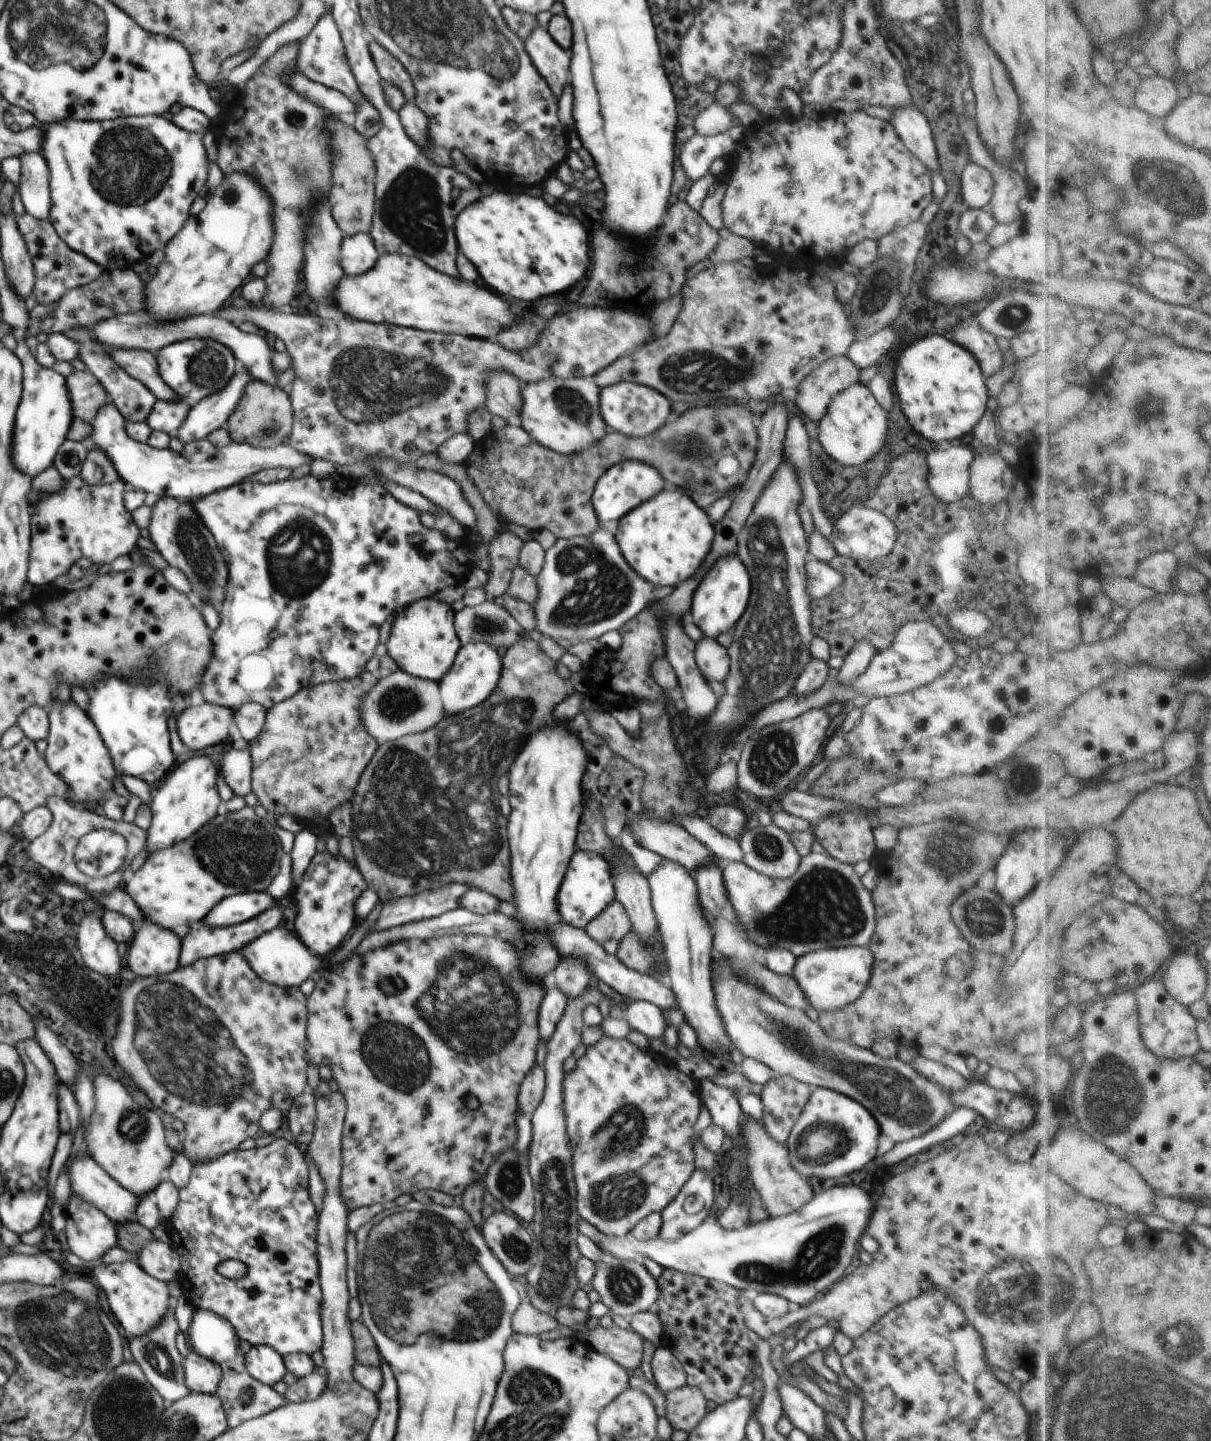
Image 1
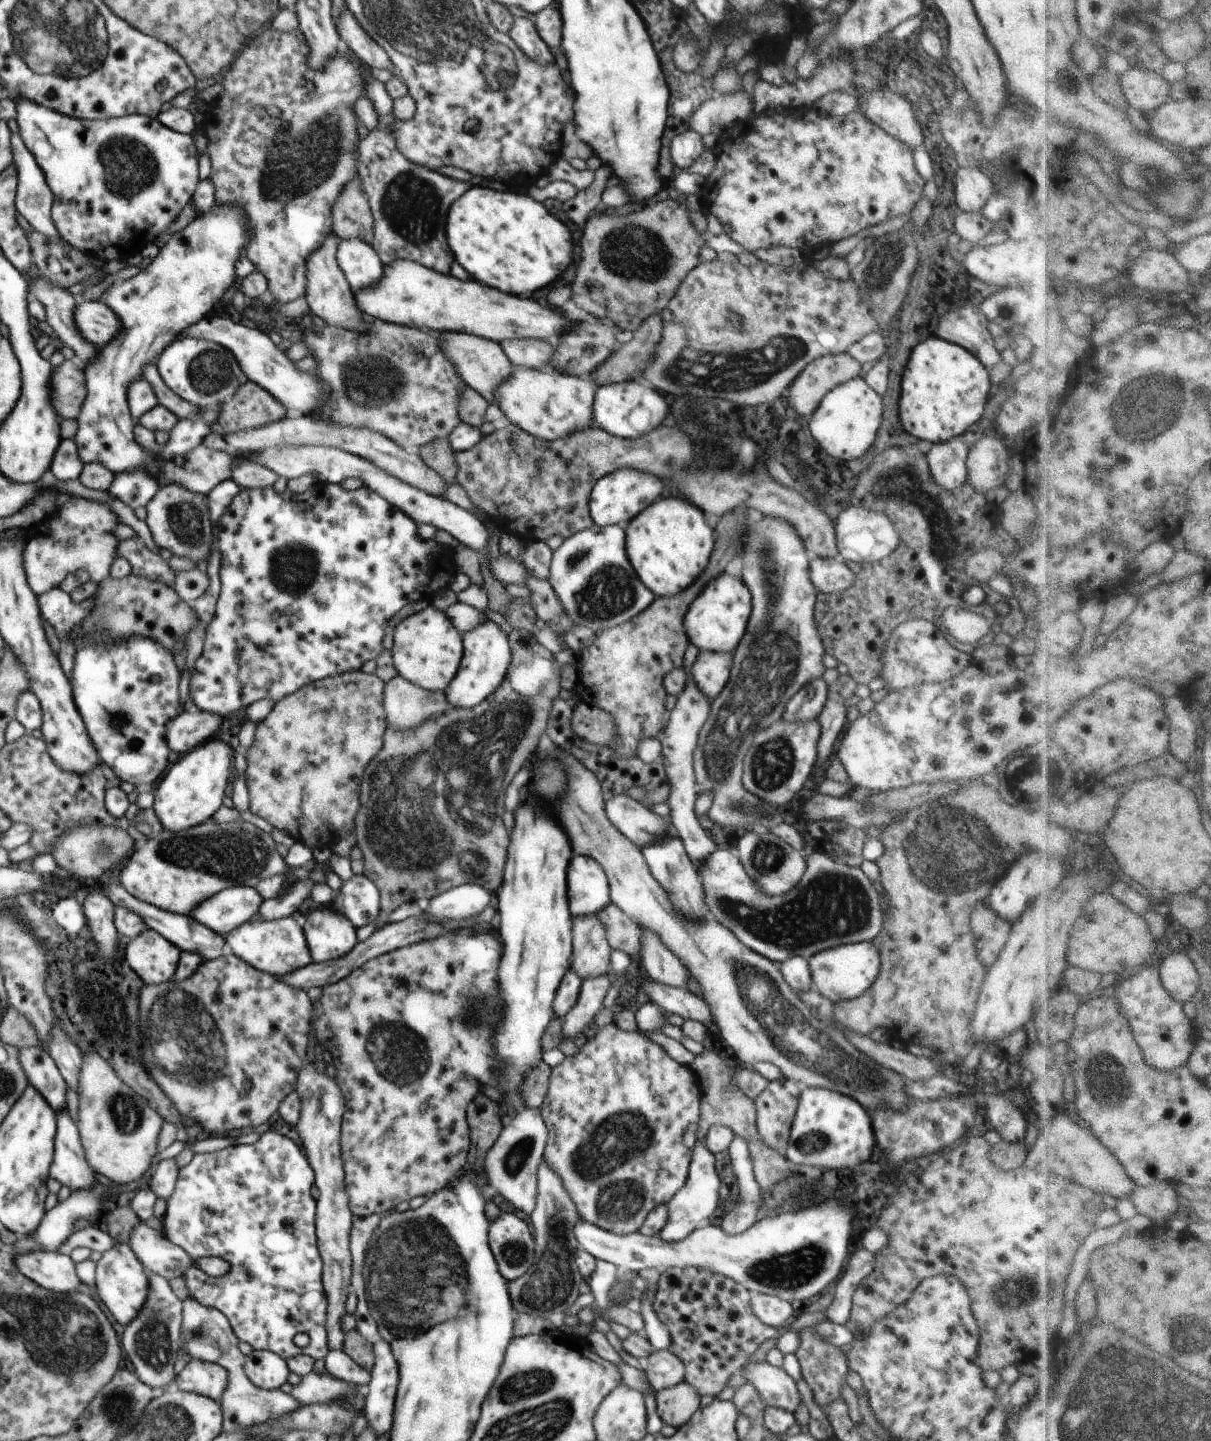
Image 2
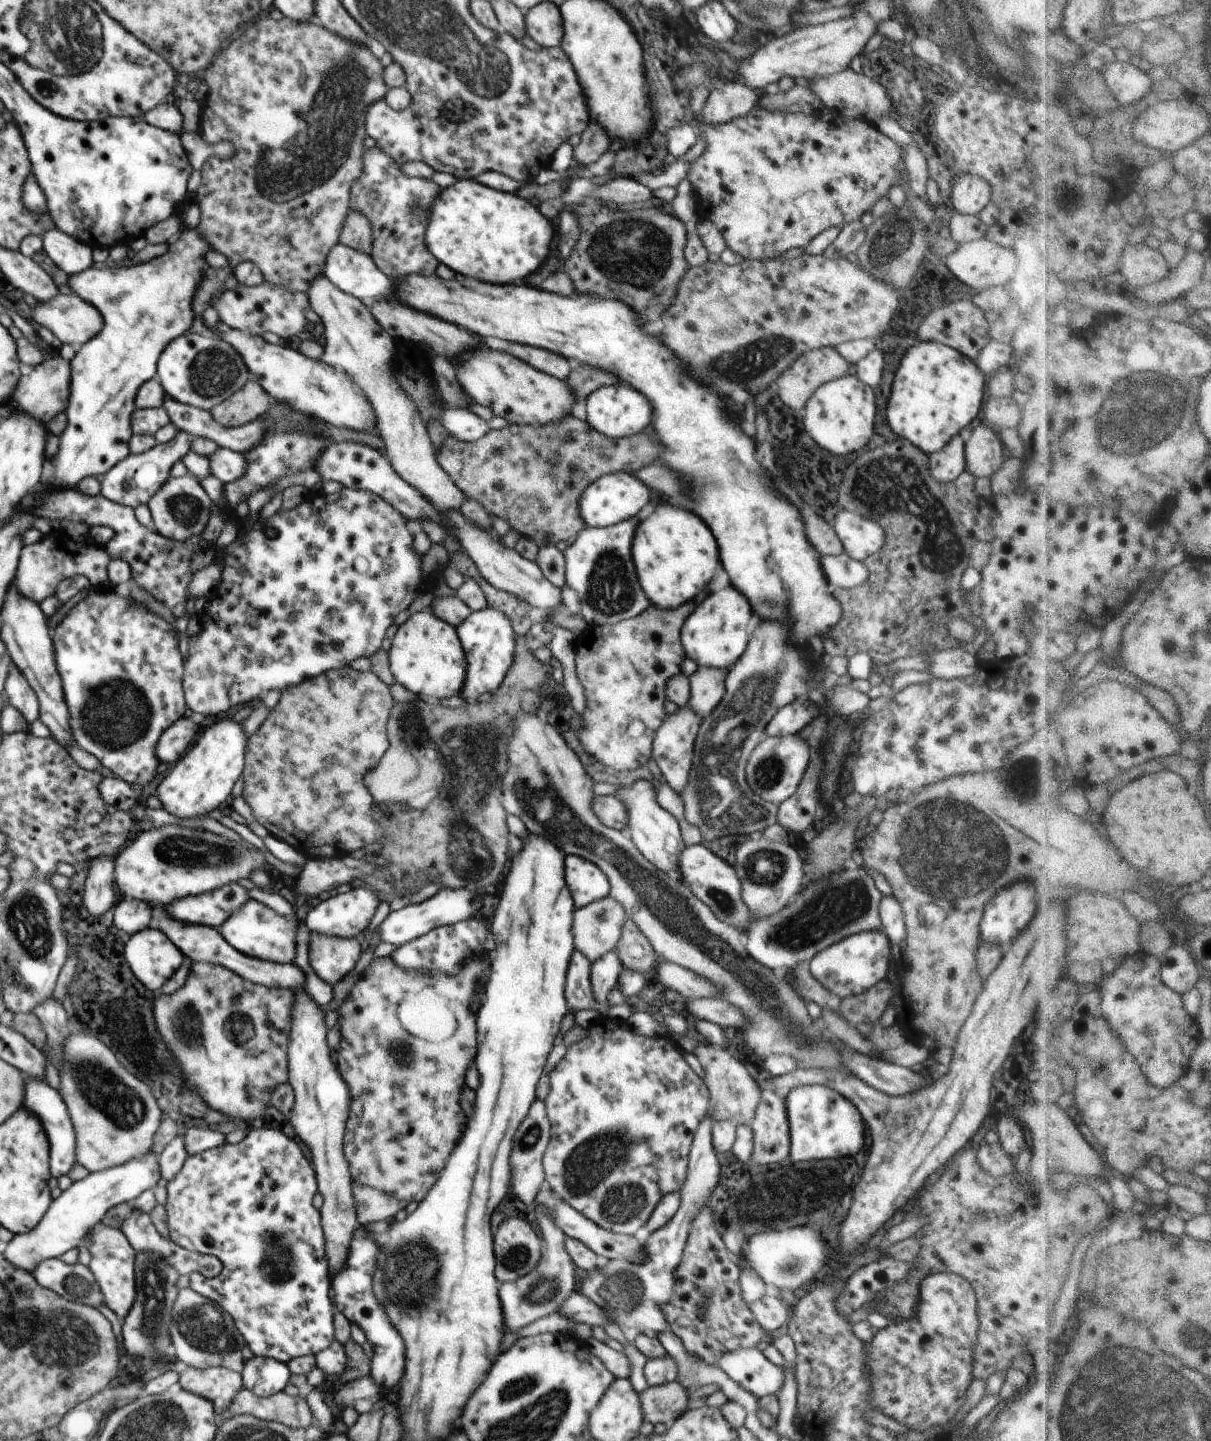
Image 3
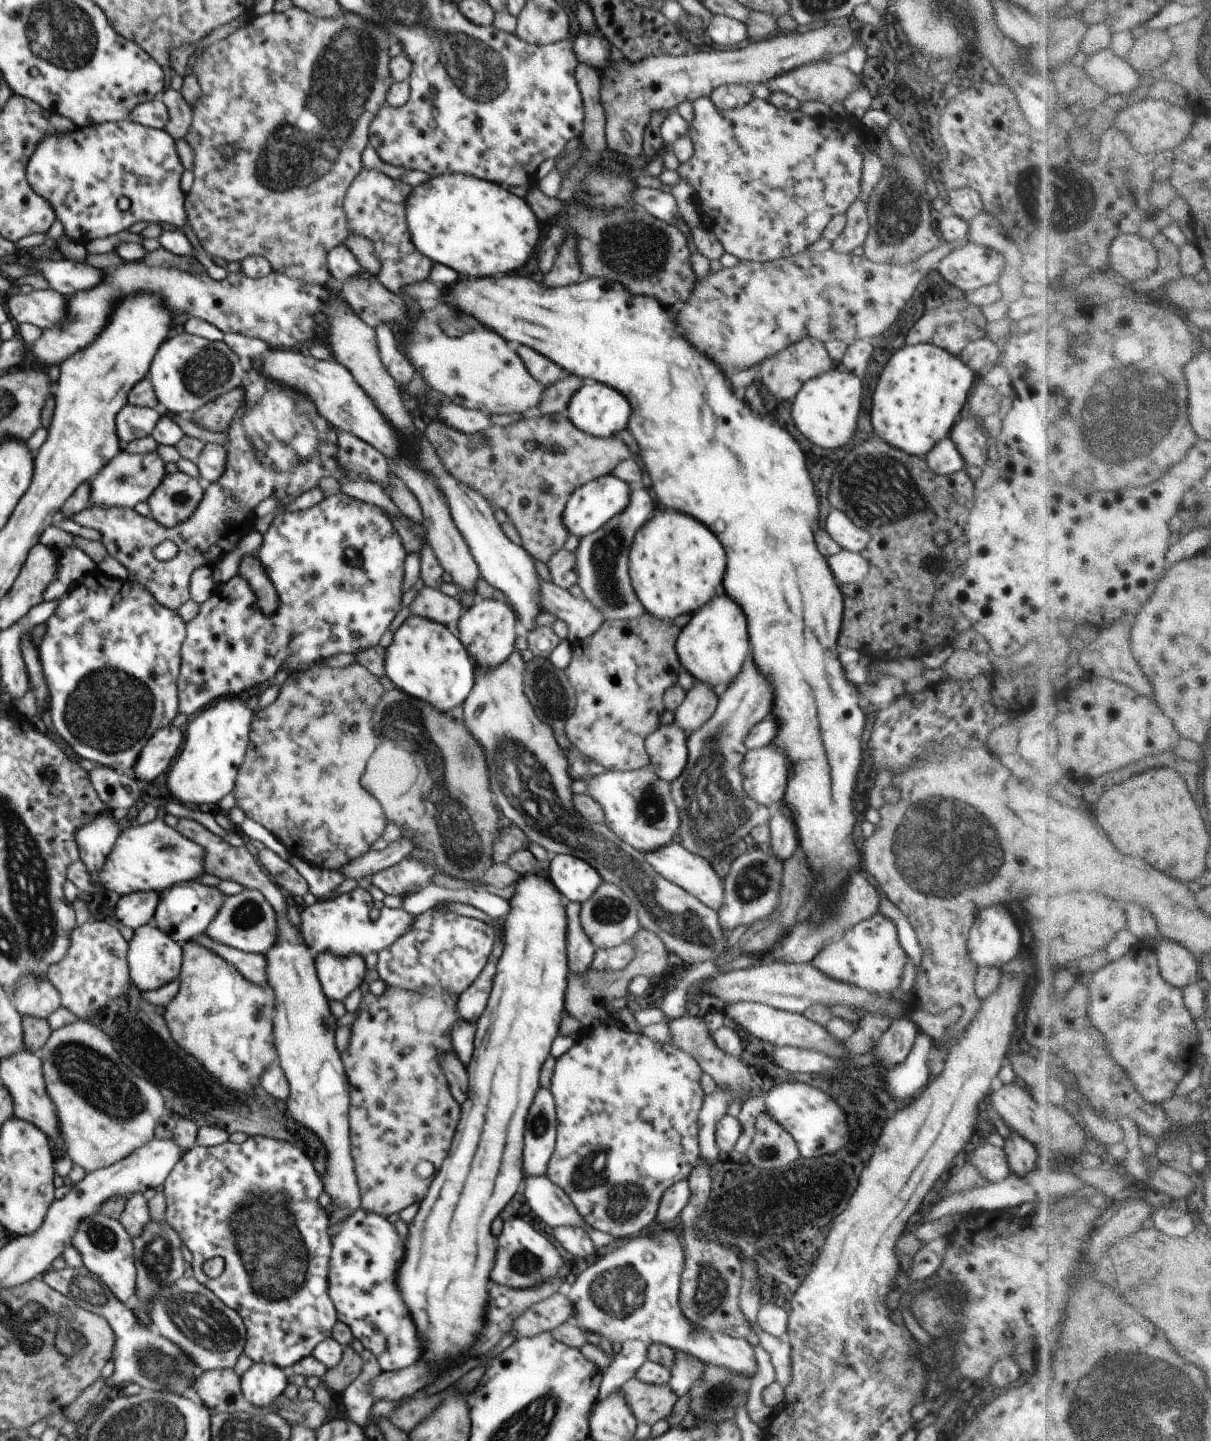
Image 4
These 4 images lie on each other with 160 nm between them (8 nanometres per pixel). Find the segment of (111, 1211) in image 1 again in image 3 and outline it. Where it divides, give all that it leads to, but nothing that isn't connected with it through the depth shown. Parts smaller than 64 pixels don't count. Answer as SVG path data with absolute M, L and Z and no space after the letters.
M25 1076L25 1097L24 1108L31 1110L40 1120L50 1143L49 1148L49 1169L51 1176L60 1178L67 1175L76 1160L76 1133L62 1095L50 1087L47 1082L39 1081Z

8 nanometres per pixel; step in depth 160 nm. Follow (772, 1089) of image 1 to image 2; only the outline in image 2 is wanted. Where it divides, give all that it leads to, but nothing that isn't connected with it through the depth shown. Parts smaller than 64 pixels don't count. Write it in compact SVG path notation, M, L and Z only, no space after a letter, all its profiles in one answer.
M782 1077L770 1081L754 1099L757 1132L763 1141L780 1154L786 1154L791 1126L797 1111L802 1086Z

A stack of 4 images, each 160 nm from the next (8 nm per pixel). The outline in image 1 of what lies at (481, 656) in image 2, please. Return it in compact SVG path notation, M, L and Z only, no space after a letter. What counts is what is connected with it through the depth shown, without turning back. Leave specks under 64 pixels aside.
M481 642L461 645L452 666L438 681L444 714L460 714L484 702L497 688L501 672L502 664L496 648Z

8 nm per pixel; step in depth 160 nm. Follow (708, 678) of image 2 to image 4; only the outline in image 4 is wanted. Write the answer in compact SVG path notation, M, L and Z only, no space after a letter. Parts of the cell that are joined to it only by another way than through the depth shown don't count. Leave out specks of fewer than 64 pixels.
M694 680L683 703L674 712L675 724L690 735L714 714L718 701L719 696L714 693L712 685Z

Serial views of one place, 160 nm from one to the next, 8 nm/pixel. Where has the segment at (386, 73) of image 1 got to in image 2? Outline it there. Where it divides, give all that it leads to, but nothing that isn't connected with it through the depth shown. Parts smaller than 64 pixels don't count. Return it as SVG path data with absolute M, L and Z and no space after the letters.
M348 8L341 11L341 15L335 20L342 44L355 52L356 58L366 64L370 70L390 70L394 76L400 78L396 70L396 64L388 58L388 53L360 26L358 19Z

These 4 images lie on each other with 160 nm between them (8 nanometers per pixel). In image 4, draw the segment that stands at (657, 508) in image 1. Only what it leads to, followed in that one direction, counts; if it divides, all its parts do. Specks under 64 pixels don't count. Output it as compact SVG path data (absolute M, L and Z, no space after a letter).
M664 510L636 532L629 550L631 585L644 608L661 621L700 610L716 596L726 570L726 554L718 538L692 516Z

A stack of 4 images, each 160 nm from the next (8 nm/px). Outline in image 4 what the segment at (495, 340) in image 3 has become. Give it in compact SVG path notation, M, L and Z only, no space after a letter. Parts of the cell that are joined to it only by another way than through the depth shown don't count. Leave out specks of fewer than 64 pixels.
M511 342L509 347L511 350L515 350L516 354L519 354L527 368L527 372L540 384L549 387L561 379L563 368L543 354L528 348L526 345L514 342Z

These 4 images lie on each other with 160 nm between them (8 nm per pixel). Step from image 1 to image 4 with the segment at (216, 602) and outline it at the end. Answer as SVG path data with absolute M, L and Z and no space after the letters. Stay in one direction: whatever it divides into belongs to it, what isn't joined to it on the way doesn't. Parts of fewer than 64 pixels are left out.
M167 473L147 498L151 518L167 529L188 520L203 499L204 484L192 474Z

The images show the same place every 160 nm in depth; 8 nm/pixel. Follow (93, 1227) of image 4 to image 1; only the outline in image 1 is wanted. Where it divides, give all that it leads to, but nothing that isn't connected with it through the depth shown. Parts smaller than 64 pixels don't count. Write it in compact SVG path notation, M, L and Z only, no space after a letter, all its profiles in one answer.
M130 1260L107 1265L98 1263L93 1273L99 1287L106 1293L114 1318L124 1328L128 1338L148 1334L161 1323L169 1307L174 1306L166 1283L152 1278L140 1265Z

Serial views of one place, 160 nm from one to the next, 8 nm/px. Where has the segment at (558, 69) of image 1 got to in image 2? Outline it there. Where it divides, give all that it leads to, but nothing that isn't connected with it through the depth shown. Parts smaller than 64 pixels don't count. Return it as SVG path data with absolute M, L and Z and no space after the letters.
M515 17L508 34L514 39L519 49L540 66L556 64L553 50L540 38L535 21L531 18Z

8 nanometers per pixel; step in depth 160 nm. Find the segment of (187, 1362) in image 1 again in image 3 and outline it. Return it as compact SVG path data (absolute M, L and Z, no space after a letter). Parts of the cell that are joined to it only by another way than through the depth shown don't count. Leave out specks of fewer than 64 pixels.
M180 1366L178 1384L184 1390L212 1402L219 1419L234 1398L242 1396L245 1392L241 1373L226 1367L197 1369Z

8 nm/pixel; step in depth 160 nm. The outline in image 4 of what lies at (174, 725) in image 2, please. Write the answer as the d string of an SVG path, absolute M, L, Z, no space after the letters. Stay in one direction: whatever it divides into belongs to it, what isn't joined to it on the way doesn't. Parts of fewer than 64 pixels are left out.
M170 725L158 729L141 750L137 763L133 768L133 775L137 780L145 783L166 773L180 752L185 734L179 727Z

